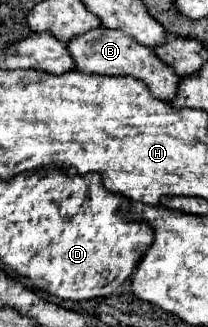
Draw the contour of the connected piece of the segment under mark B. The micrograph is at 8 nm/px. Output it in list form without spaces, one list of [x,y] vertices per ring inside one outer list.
[[[92,29],[86,35],[80,35],[68,43],[68,49],[76,61],[76,69],[82,73],[98,73],[98,75],[130,75],[148,85],[148,89],[162,101],[172,101],[178,83],[182,77],[176,75],[172,67],[168,67],[158,55],[150,49],[134,41],[130,35],[124,35],[122,31],[112,31],[112,29]]]

